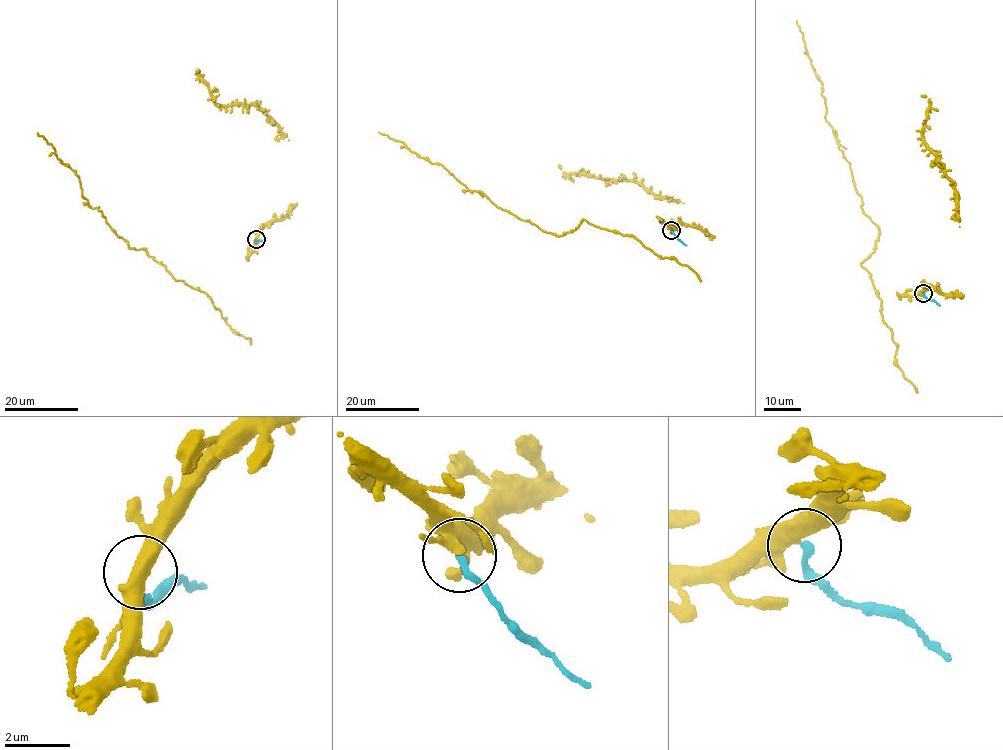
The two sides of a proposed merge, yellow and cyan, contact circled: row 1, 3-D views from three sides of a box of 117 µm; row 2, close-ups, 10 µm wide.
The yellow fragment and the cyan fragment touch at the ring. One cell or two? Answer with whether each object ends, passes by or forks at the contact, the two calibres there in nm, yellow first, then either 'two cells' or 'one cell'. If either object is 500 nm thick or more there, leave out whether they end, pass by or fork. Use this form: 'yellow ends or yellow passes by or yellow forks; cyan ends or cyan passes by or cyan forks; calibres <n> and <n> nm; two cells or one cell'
yellow passes by; cyan ends; calibres 440 and 200 nm; two cells

